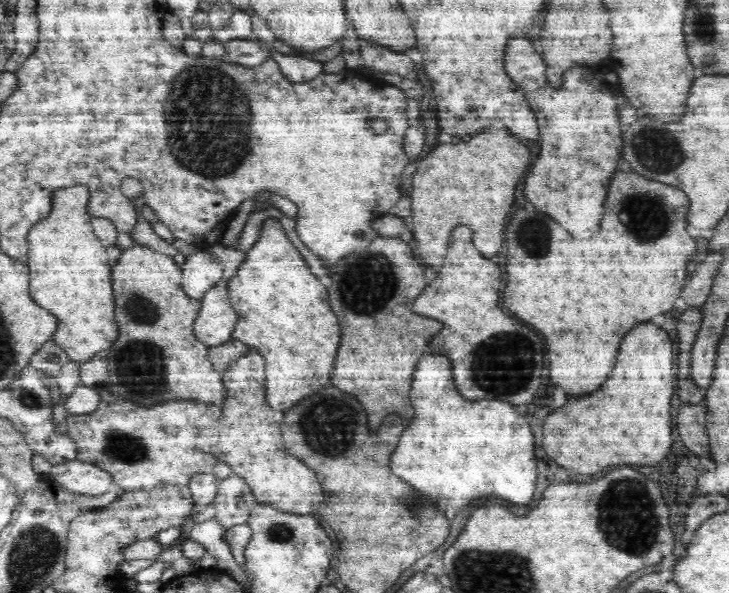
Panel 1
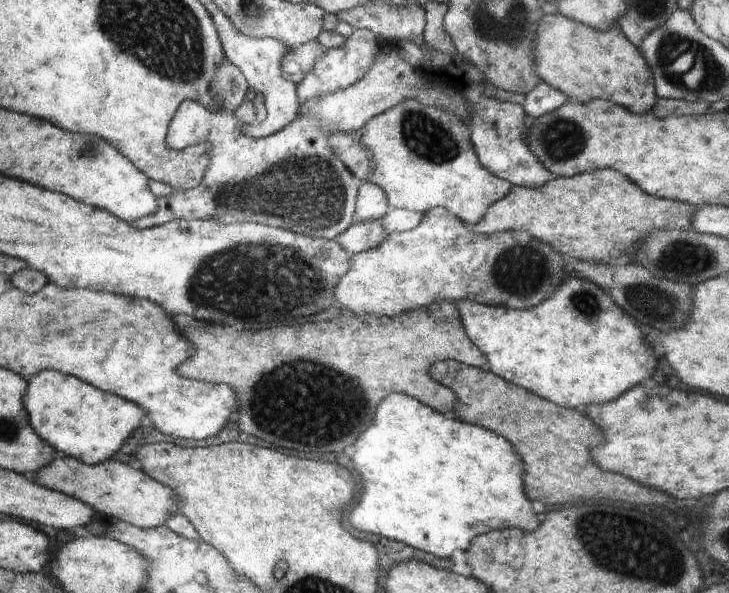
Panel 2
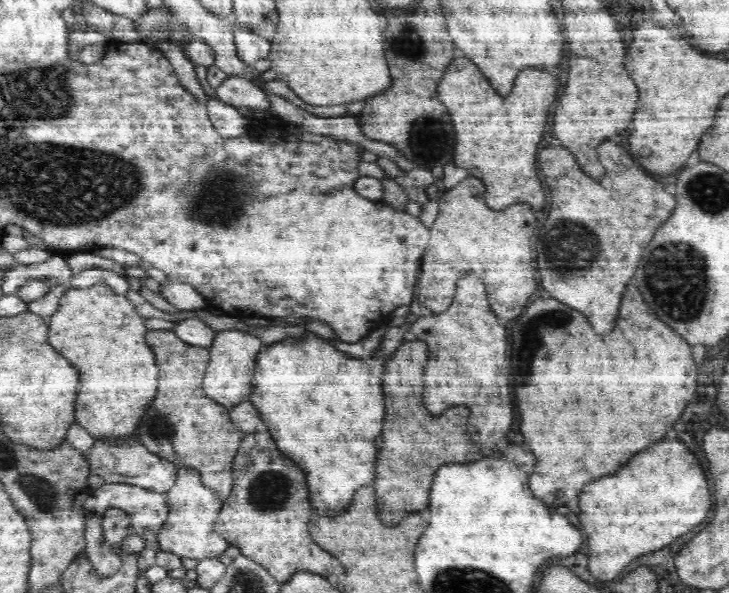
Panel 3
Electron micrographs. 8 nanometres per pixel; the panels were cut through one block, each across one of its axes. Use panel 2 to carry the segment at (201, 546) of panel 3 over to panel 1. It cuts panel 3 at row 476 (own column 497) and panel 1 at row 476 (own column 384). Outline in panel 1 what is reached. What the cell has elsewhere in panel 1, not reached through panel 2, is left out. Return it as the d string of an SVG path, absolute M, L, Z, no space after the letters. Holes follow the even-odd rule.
M98 386L100 404L98 408L87 415L69 414L66 417L67 432L74 439L77 448L77 459L81 462L93 463L94 466L109 472L113 476L116 488L126 490L151 490L156 486L187 486L194 474L215 472L220 464L217 458L204 452L198 446L198 434L220 418L222 408L214 403L194 402L193 399L170 400L166 404L144 408L128 402L126 398L112 396L109 387Z

